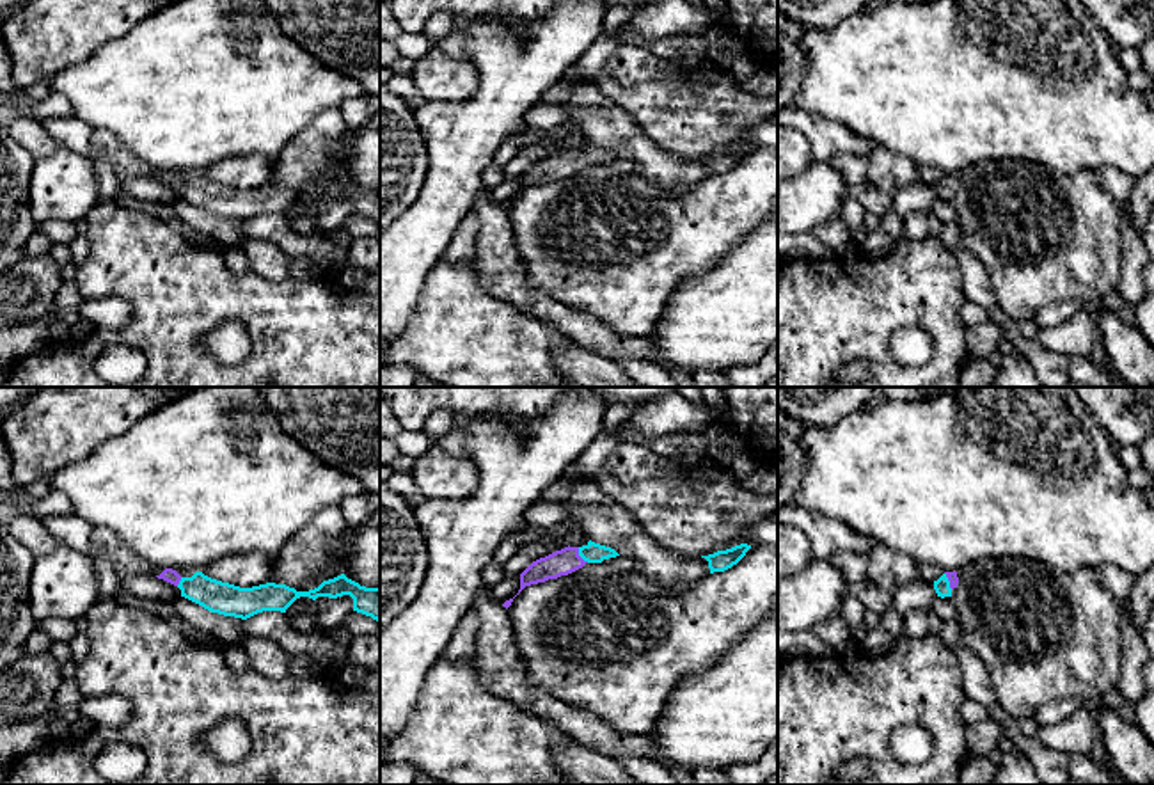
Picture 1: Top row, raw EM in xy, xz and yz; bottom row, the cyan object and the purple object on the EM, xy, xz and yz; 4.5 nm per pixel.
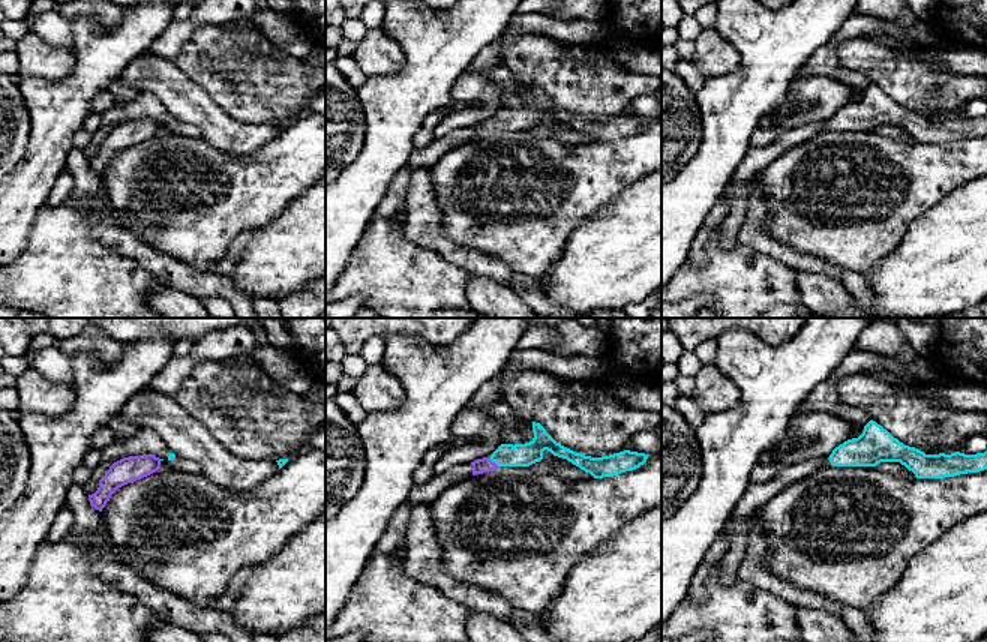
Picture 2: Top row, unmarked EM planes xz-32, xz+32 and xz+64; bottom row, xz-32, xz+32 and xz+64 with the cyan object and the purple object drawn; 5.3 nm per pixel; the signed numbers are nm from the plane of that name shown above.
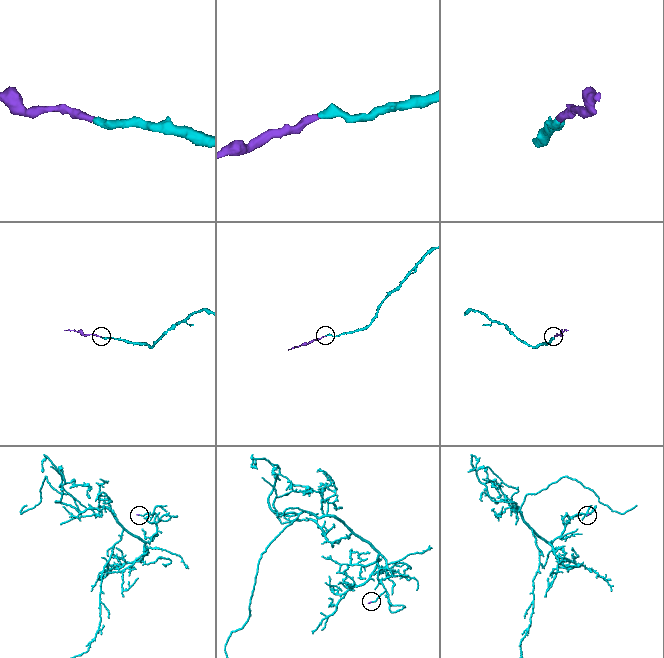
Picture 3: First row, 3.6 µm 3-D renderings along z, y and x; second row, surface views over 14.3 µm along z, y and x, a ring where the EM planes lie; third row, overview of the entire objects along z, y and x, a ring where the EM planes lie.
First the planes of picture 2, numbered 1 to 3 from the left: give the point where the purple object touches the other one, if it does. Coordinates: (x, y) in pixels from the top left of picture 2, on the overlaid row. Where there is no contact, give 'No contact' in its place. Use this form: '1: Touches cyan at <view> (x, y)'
1: No contact
2: Touches cyan at xz+32 (494, 461)
3: No contact

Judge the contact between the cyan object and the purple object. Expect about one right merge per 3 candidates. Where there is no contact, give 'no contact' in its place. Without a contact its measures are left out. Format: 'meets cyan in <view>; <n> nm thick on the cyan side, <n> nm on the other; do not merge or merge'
meets cyan in xz; 100 nm thick on the cyan side, 120 nm on the other; merge

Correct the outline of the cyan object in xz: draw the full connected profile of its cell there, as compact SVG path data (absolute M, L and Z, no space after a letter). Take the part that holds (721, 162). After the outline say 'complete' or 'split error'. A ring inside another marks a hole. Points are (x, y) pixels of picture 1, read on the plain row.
M740 146L731 151L717 153L714 156L701 158L701 160L705 160L708 163L710 176L724 174L724 172L731 170L733 167L737 167L749 151L751 151L751 147Z; complete

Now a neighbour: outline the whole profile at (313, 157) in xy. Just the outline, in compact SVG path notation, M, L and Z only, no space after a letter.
M339 108L321 110L282 149L272 185L296 194L318 190L344 174L344 146L352 130Z

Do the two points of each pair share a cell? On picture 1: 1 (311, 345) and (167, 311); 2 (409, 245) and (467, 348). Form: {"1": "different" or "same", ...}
{"1": "same", "2": "different"}

